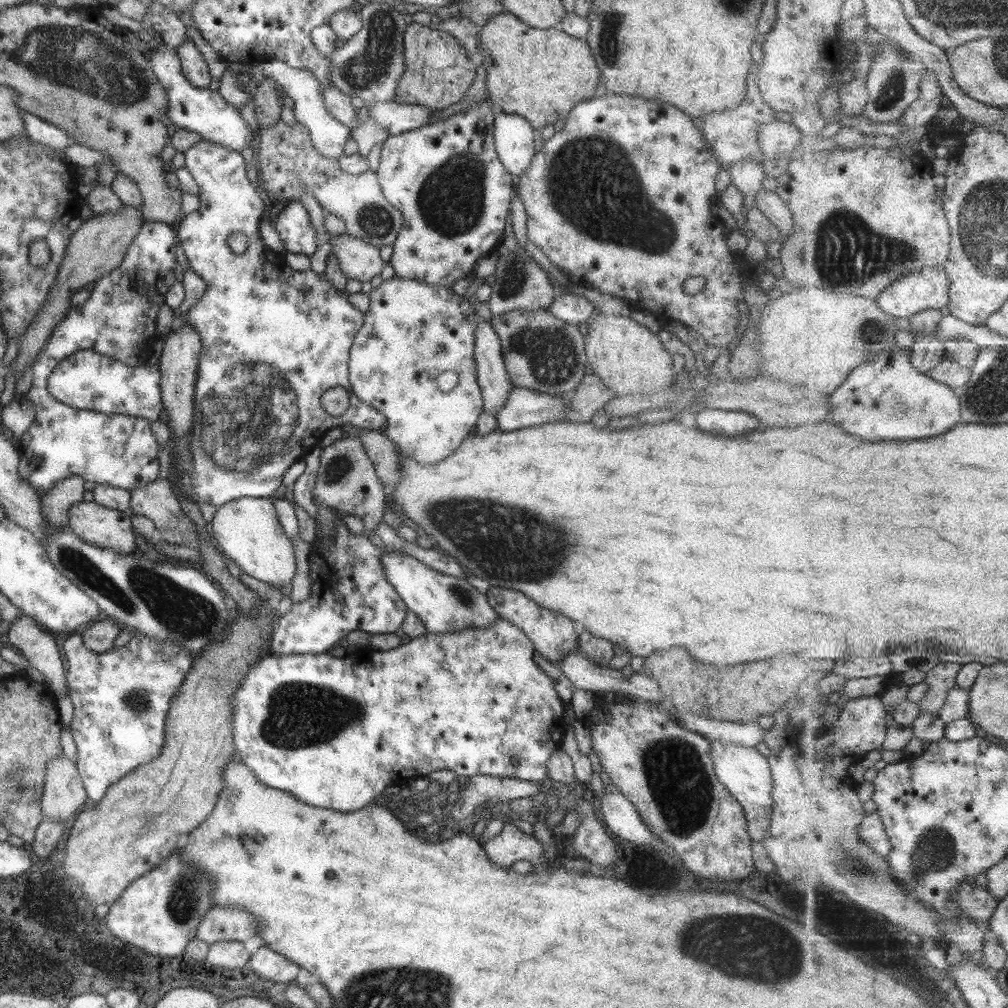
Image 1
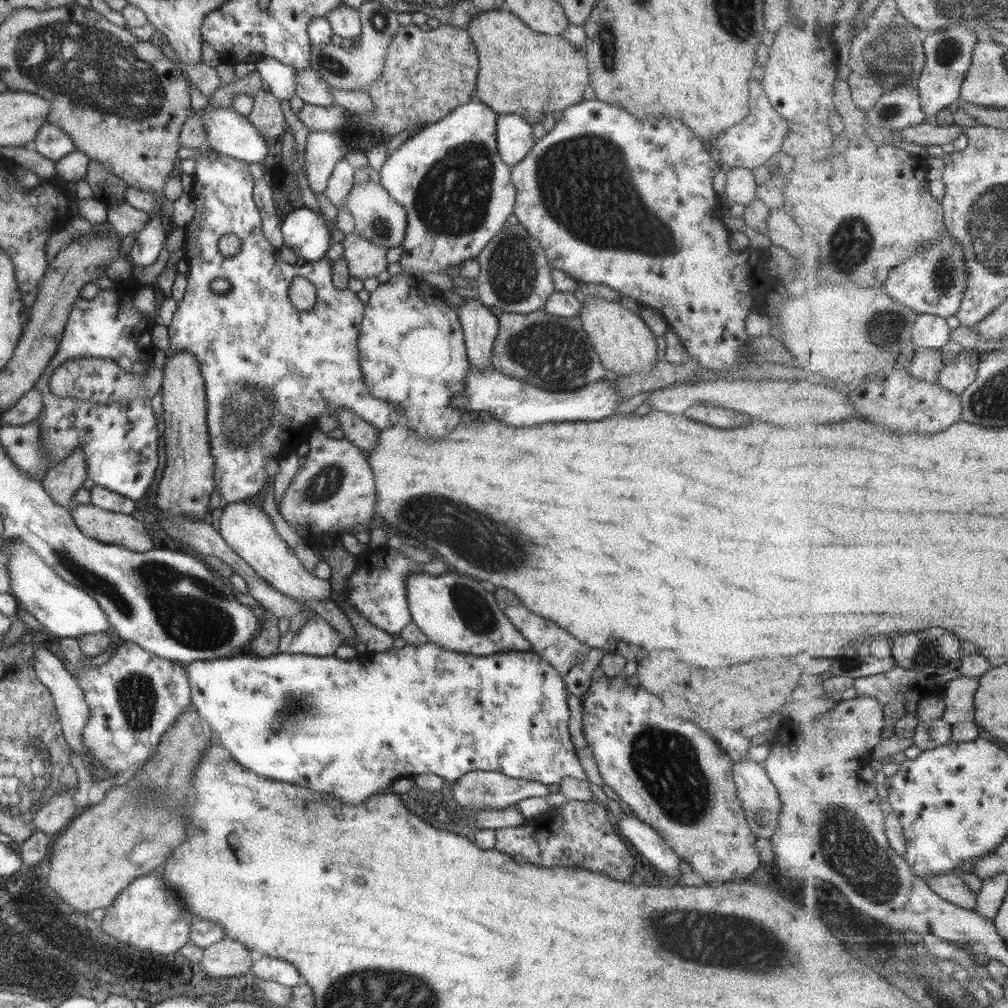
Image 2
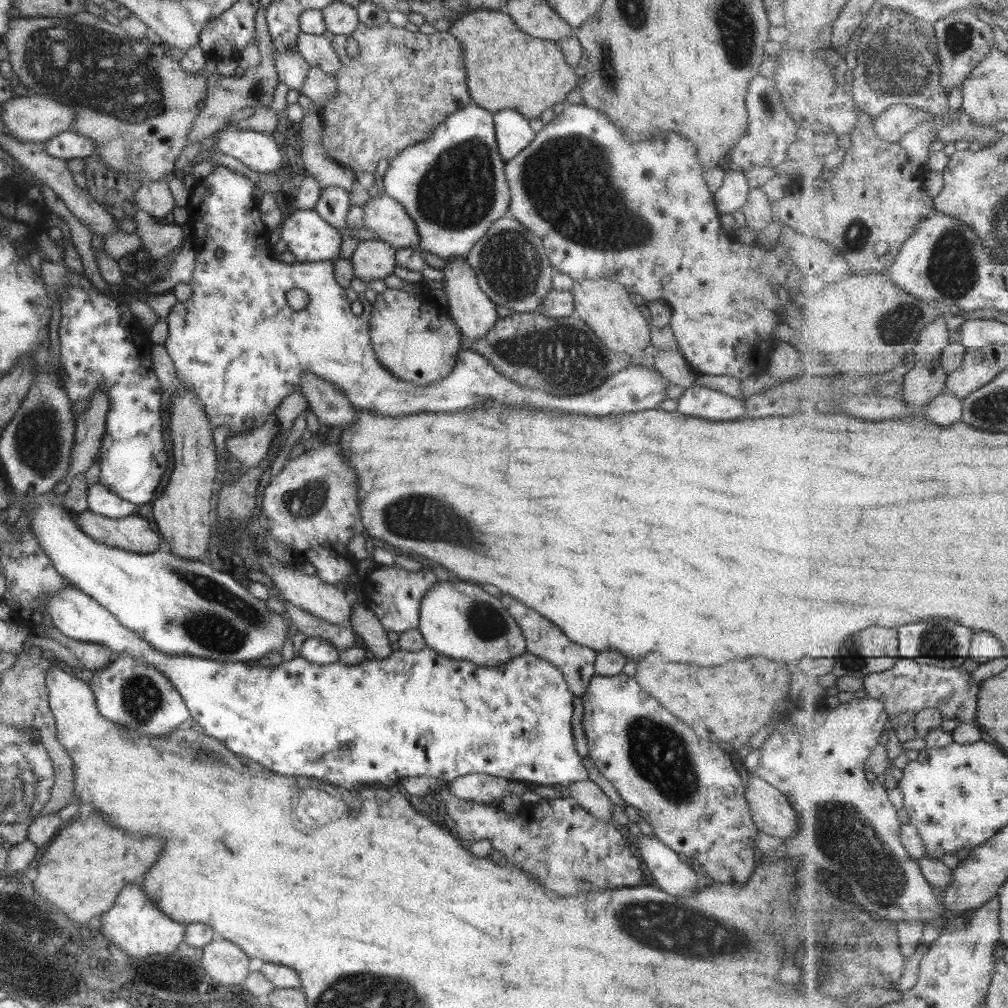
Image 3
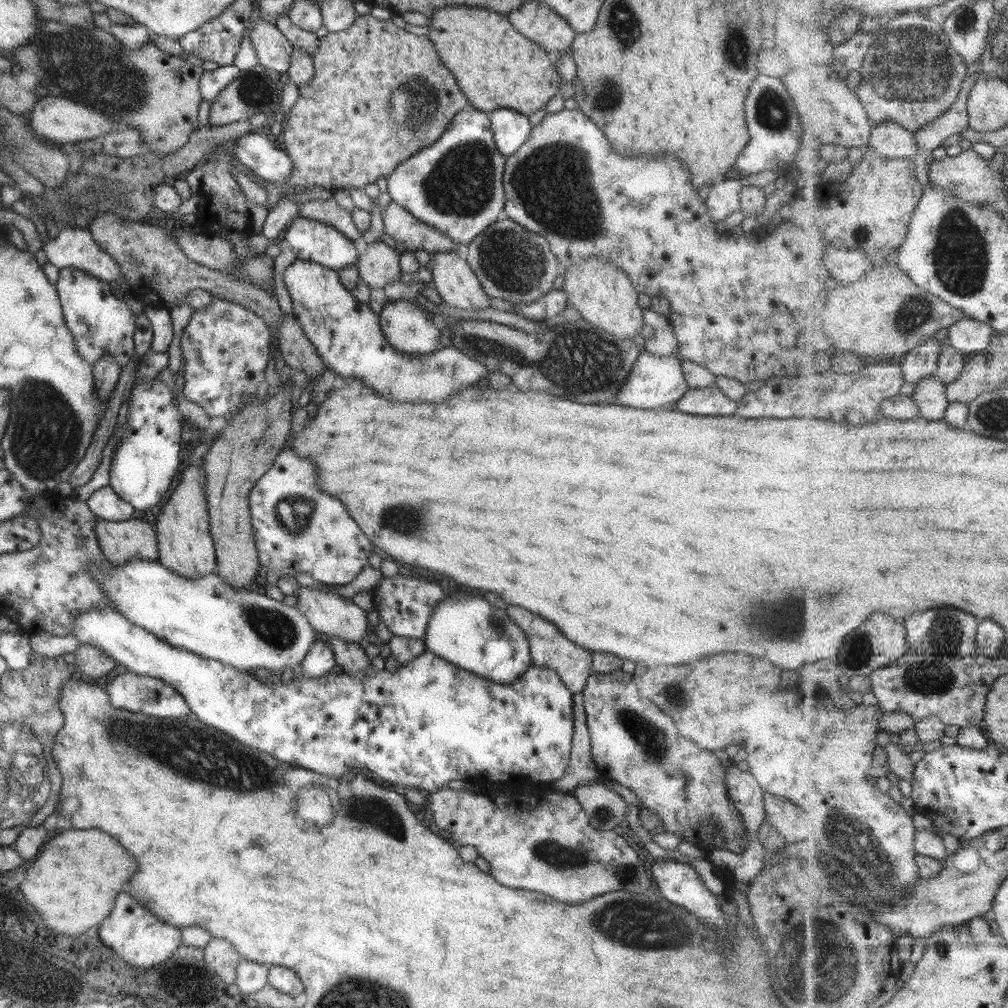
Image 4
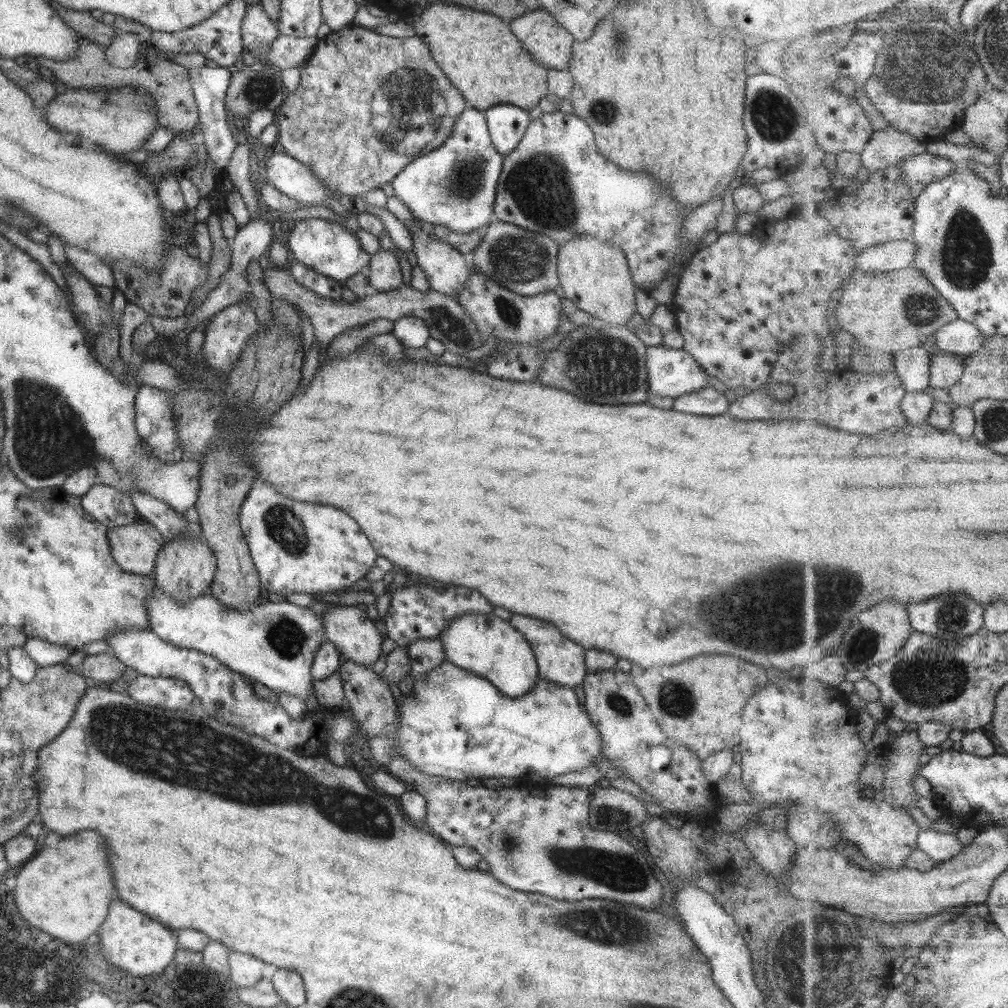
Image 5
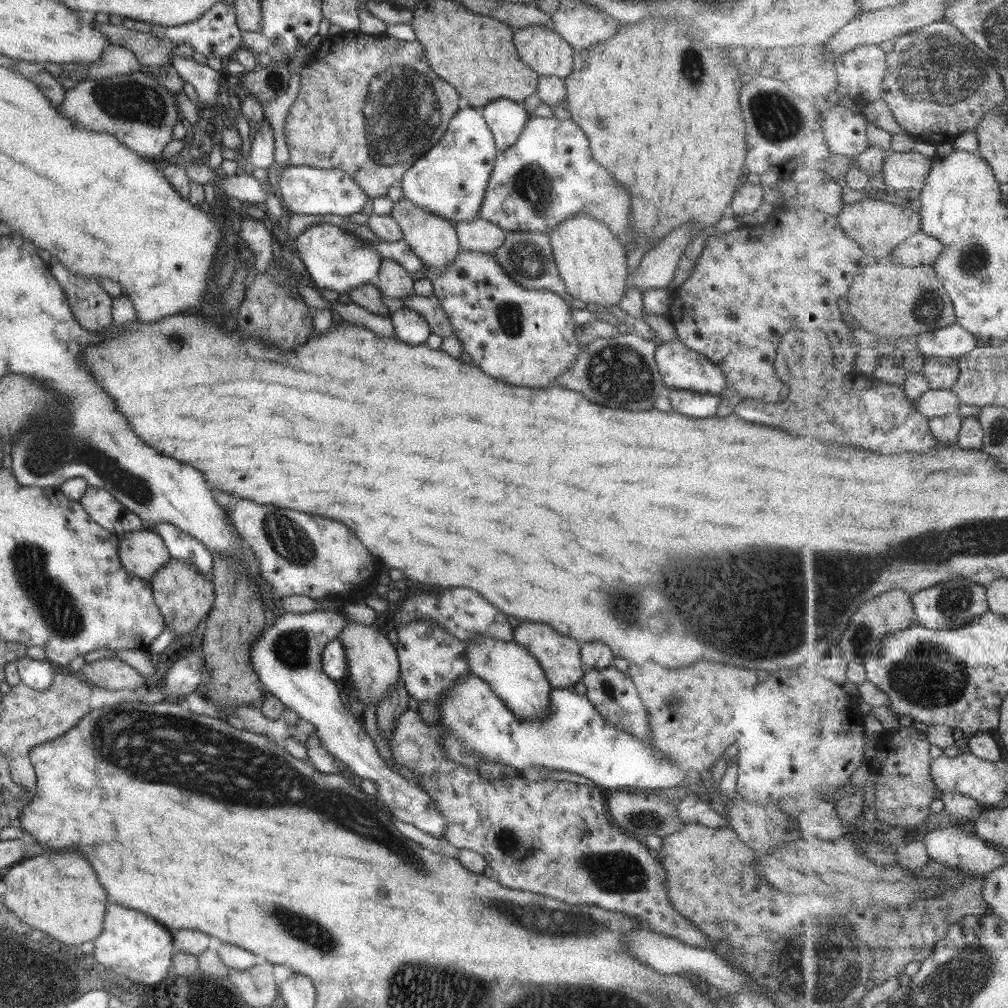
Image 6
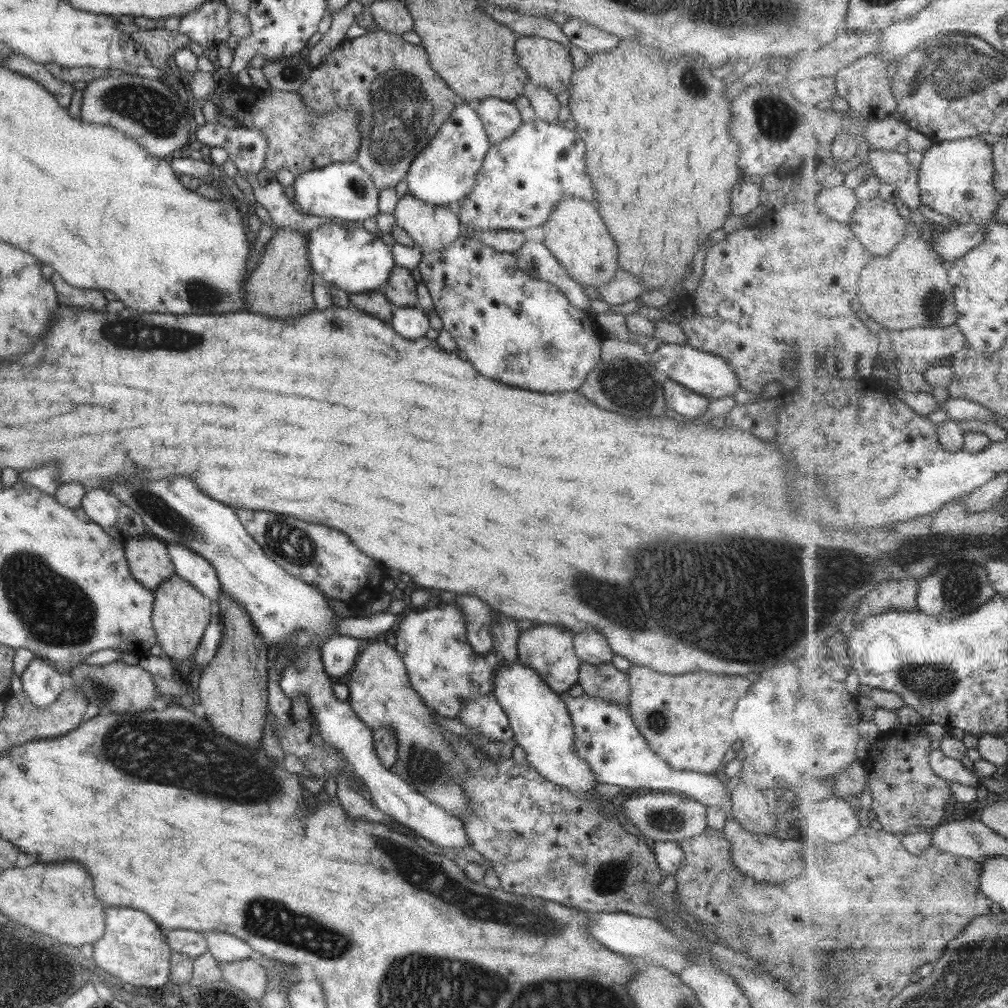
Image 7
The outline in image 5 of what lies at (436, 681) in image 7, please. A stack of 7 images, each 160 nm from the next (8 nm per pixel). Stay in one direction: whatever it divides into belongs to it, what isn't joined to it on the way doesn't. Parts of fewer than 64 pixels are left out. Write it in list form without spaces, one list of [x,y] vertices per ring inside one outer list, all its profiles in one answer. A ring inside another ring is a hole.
[[[419,638],[411,644],[406,644],[404,648],[407,649],[411,661],[410,675],[413,676],[413,679],[424,675],[424,672],[430,668],[445,661],[438,638]]]

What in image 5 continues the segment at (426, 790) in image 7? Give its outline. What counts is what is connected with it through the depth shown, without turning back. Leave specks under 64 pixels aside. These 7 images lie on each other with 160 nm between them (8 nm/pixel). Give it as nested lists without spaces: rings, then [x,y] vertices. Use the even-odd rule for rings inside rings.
[[[355,606],[329,607],[320,614],[324,640],[330,642],[342,659],[350,660],[355,664],[370,666],[380,656],[381,634],[375,629],[374,621],[366,617],[365,611]]]

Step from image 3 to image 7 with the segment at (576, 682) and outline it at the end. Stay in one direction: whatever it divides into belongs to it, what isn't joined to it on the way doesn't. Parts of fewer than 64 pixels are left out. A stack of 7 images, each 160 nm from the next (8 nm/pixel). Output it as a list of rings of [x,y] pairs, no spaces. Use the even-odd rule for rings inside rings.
[[[547,623],[535,624],[534,627],[518,634],[516,658],[524,665],[535,669],[542,676],[542,681],[554,693],[563,693],[570,689],[578,679],[578,668],[581,661],[575,654],[573,637],[574,635],[564,627]]]

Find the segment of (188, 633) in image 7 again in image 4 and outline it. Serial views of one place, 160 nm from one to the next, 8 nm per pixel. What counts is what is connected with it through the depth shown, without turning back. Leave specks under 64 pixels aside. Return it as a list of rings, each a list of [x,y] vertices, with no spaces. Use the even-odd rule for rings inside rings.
[[[202,449],[187,452],[187,466],[179,476],[179,483],[173,489],[161,512],[155,517],[158,560],[165,568],[182,577],[200,577],[211,573],[216,566],[213,539],[208,526],[206,496],[204,493],[205,473],[199,457]]]

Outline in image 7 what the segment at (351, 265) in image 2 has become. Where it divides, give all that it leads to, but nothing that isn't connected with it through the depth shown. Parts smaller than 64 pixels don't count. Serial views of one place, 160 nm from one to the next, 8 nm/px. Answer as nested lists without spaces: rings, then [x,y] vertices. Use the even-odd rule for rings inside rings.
[[[394,266],[381,292],[393,307],[416,307],[416,283],[409,271]]]

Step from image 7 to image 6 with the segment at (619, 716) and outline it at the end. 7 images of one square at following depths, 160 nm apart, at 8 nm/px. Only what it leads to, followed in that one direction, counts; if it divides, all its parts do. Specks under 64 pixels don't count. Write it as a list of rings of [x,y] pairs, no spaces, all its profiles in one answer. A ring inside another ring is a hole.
[[[471,673],[464,674],[458,679],[454,680],[454,683],[451,686],[448,686],[436,700],[436,707],[439,712],[439,719],[437,720],[438,725],[435,725],[434,730],[438,730],[437,737],[441,739],[441,747],[445,749],[445,755],[449,761],[455,761],[457,765],[461,767],[471,767],[471,769],[477,770],[481,763],[493,763],[493,768],[496,768],[496,765],[501,763],[505,766],[510,766],[516,769],[518,772],[525,770],[531,767],[541,767],[543,769],[548,769],[549,771],[563,771],[579,776],[584,776],[593,782],[598,788],[637,788],[643,789],[645,791],[653,792],[653,790],[661,790],[664,788],[671,788],[672,786],[683,785],[683,782],[687,777],[690,777],[690,773],[680,766],[674,765],[669,762],[667,759],[662,758],[657,752],[654,752],[654,748],[650,744],[645,744],[645,740],[639,741],[635,739],[633,735],[629,733],[623,733],[617,731],[615,726],[610,722],[603,720],[603,717],[593,708],[593,705],[587,700],[585,694],[578,695],[573,688],[560,688],[560,689],[551,689],[548,692],[548,711],[544,716],[544,719],[538,721],[537,719],[519,719],[505,706],[502,704],[501,700],[497,698],[493,691],[489,688],[489,685],[480,678],[473,676]]]

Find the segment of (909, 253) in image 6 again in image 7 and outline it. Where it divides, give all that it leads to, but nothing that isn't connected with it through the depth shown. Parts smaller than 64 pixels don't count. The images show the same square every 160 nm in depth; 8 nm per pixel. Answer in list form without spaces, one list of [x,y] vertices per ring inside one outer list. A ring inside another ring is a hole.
[[[969,223],[948,228],[940,237],[932,241],[932,246],[945,264],[951,264],[979,247],[985,240],[986,228],[980,224]]]

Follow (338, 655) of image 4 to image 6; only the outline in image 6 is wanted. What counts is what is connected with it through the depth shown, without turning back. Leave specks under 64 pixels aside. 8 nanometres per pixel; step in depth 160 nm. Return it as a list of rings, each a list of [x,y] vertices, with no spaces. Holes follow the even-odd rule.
[[[405,709],[400,712],[395,720],[392,722],[393,732],[389,738],[389,750],[391,750],[391,757],[397,765],[407,768],[416,779],[416,784],[427,793],[427,797],[431,799],[431,803],[444,818],[444,829],[442,838],[444,838],[451,846],[456,848],[466,848],[480,854],[486,864],[489,864],[493,871],[495,879],[508,889],[515,889],[520,891],[527,891],[552,899],[557,899],[567,904],[588,904],[599,908],[607,909],[613,912],[622,912],[623,914],[631,915],[641,922],[645,922],[651,931],[663,934],[665,936],[673,937],[686,945],[692,947],[699,947],[701,949],[709,948],[711,943],[709,938],[705,936],[698,928],[695,928],[691,922],[685,920],[675,909],[670,905],[670,900],[666,895],[666,875],[663,871],[662,865],[655,859],[648,848],[638,838],[629,837],[625,835],[616,826],[608,822],[606,813],[604,812],[603,804],[601,801],[600,788],[597,786],[590,787],[568,781],[553,781],[551,779],[537,780],[528,782],[522,776],[505,777],[497,781],[492,781],[491,776],[481,776],[477,770],[471,767],[461,767],[455,761],[449,761],[445,755],[445,749],[441,747],[441,739],[437,737],[438,730],[434,730],[432,726],[427,725],[421,721],[419,713],[411,709]]]

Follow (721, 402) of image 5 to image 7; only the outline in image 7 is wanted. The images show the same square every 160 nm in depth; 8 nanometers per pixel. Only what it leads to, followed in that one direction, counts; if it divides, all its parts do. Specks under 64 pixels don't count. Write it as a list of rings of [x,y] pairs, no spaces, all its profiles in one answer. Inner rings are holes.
[[[672,380],[663,382],[662,390],[666,406],[689,420],[705,414],[710,402],[708,398],[699,396]]]

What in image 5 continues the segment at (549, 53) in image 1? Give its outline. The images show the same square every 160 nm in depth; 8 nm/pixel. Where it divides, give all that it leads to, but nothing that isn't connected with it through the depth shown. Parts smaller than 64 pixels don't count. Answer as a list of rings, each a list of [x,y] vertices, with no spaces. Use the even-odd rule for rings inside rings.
[[[433,2],[415,17],[411,26],[414,28],[414,35],[427,46],[432,59],[443,74],[463,94],[467,104],[475,110],[484,112],[497,104],[509,104],[528,111],[535,108],[537,102],[548,92],[547,68],[523,50],[519,39],[510,31],[509,23],[498,16],[484,13],[482,10],[476,11],[463,6]]]

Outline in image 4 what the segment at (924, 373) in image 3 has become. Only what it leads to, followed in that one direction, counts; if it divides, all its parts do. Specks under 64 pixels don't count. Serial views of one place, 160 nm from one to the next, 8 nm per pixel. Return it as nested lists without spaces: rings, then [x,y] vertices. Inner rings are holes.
[[[935,375],[920,380],[912,397],[918,402],[921,416],[929,421],[944,420],[950,400],[946,386]]]

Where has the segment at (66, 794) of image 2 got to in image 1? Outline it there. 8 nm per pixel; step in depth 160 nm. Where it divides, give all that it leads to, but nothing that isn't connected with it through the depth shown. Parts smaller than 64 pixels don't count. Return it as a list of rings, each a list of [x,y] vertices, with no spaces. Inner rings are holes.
[[[61,753],[45,764],[40,800],[41,818],[67,820],[88,805],[84,786],[73,762]]]

